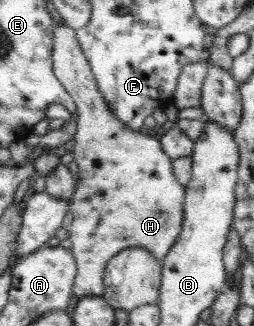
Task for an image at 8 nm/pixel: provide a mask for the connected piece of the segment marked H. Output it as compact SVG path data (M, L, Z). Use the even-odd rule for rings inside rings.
M64 22L57 25L54 36L57 39L54 51L55 71L77 100L79 109L77 113L79 130L75 138L74 161L79 166L82 180L65 221L65 229L69 232L73 243L73 255L77 257L79 264L75 288L77 301L87 296L105 295L105 274L110 261L129 248L146 248L164 265L173 248L177 246L184 229L185 187L178 180L174 169L175 160L165 150L160 138L147 129L134 130L122 118L118 118L118 114L114 112L114 108L110 106L101 90L93 64L82 50L77 30Z

